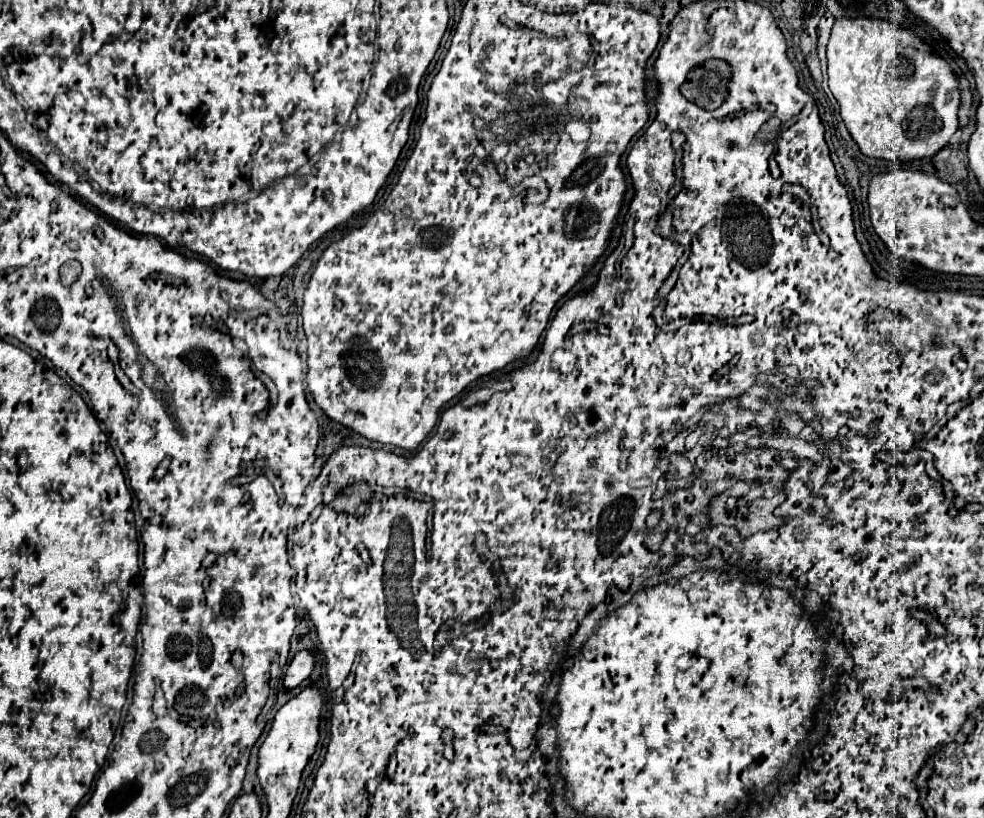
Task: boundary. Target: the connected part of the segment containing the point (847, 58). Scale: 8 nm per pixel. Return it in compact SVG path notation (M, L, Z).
M838 19L832 27L828 43L828 83L840 105L840 117L868 157L892 163L934 157L942 151L958 129L958 81L950 65L934 55L932 47L922 43L912 31L896 27L888 21L872 19Z

